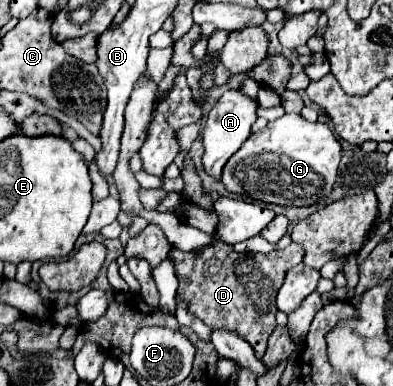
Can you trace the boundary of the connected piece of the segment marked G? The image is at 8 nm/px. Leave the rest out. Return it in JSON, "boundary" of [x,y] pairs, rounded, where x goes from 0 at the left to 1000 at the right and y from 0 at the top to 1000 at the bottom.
{"boundary":[[[725,295],[684,316],[583,409],[562,472],[583,497],[715,534],[817,528],[847,492],[863,456],[873,383],[827,316],[781,316],[761,295]]]}

